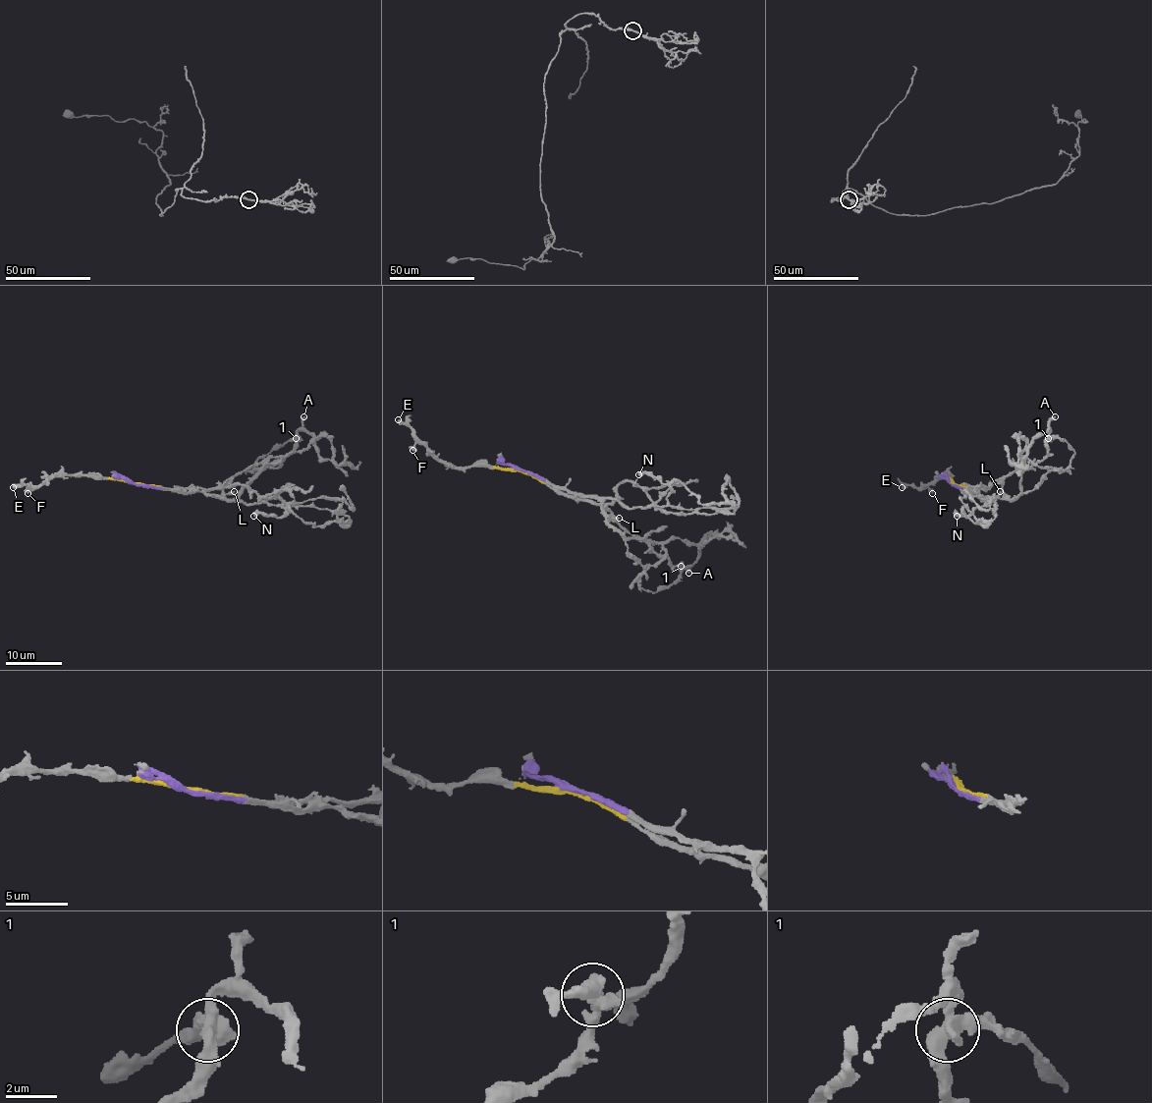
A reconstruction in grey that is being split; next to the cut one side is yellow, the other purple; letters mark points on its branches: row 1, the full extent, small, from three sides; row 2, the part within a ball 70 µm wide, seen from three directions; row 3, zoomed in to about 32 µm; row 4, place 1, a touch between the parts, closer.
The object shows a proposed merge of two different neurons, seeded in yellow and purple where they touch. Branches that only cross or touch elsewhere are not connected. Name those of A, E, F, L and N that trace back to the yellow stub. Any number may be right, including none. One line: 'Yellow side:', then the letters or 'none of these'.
Yellow side: E, F

